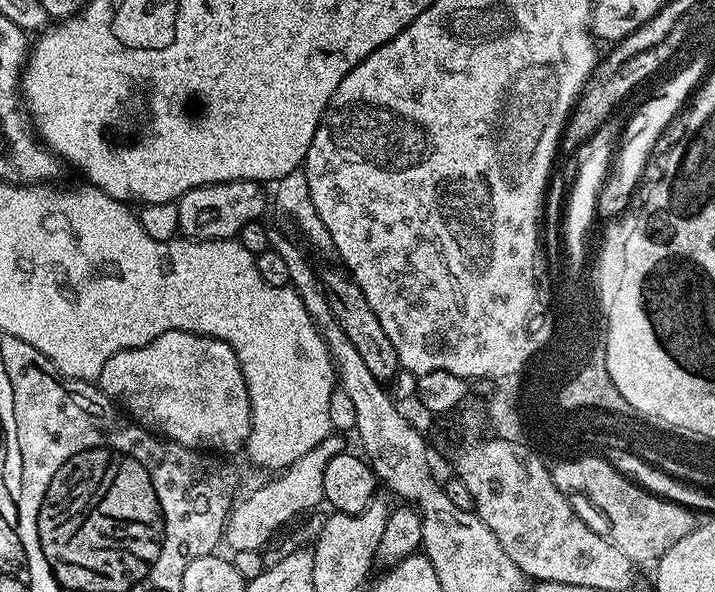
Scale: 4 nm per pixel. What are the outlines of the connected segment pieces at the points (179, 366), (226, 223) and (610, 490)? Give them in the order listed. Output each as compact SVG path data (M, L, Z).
M170 330L146 346L122 350L114 354L106 366L102 366L98 387L108 395L109 400L123 405L135 423L149 430L155 429L174 444L207 450L212 454L228 454L224 452L236 452L239 448L241 451L247 445L252 429L252 411L246 378L242 374L236 351L213 336Z
M231 180L221 184L198 186L175 201L178 206L179 235L190 240L230 240L239 237L246 222L261 219L270 208L265 185L255 180Z
M580 454L575 459L557 464L554 467L555 486L573 497L585 496L608 519L612 527L610 539L628 559L637 565L647 560L655 562L678 542L678 538L686 538L686 534L698 527L698 520L692 517L691 507L655 496L616 472L606 459L594 455Z

